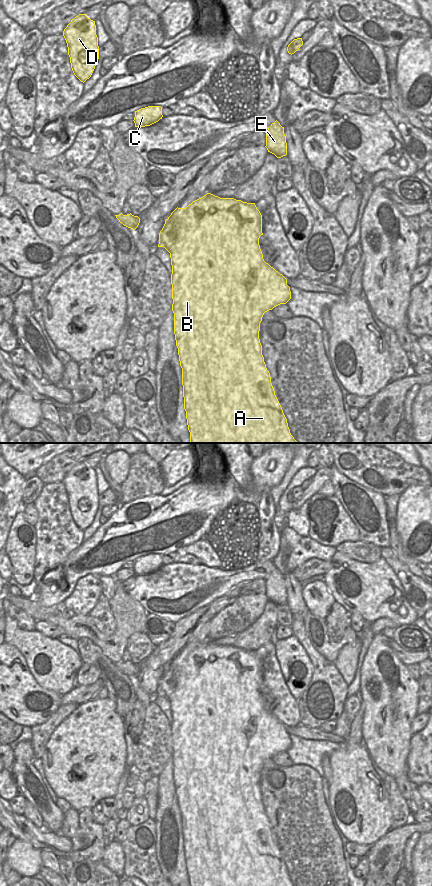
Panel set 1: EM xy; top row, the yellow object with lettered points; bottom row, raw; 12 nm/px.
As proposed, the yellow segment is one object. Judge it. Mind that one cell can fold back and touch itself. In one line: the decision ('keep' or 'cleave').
keep

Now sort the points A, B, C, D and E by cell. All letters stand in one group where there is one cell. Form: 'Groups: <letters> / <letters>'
Groups: A B C D E.

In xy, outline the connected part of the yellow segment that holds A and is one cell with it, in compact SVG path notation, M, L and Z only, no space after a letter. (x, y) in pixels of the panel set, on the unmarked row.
M211 641L193 649L186 656L177 655L165 668L165 672L159 681L158 695L164 695L170 701L171 706L174 782L182 816L184 857L190 886L294 886L275 843L259 787L260 771L264 761L280 752L286 752L291 747L291 739L287 733L287 727L264 709L259 693L261 683L263 683L262 663L255 651L247 651L234 646L220 646Z

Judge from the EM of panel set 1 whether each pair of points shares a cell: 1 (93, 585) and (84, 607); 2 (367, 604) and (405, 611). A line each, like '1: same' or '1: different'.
1: same
2: same

